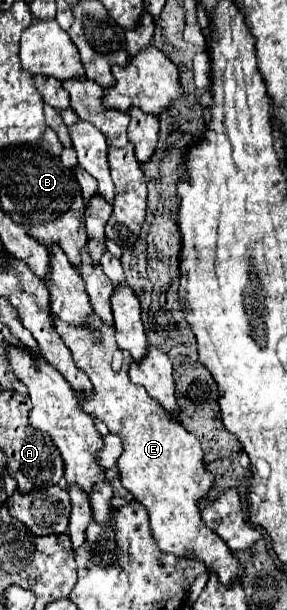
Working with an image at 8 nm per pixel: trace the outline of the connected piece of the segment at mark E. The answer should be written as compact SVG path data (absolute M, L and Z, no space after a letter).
M51 315L53 325L69 347L77 367L87 373L93 383L91 395L79 395L85 413L101 419L113 435L123 443L123 453L117 459L121 485L149 511L149 527L161 551L173 555L193 553L209 571L219 575L223 585L243 577L243 567L229 551L225 541L207 529L201 519L201 503L207 501L207 491L213 485L213 475L203 465L203 449L195 435L191 435L179 421L169 419L165 409L129 379L131 355L115 343L115 327L101 323L97 315L89 319L89 327L73 327L61 323Z

